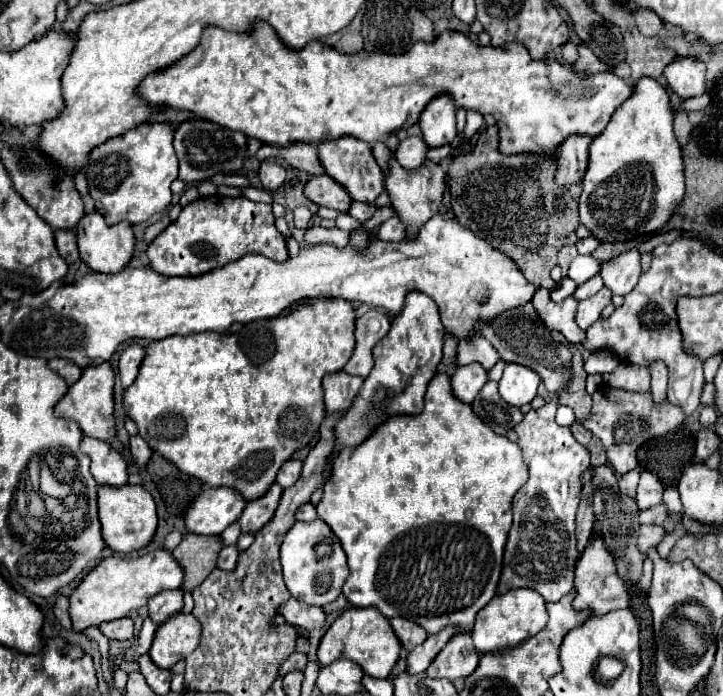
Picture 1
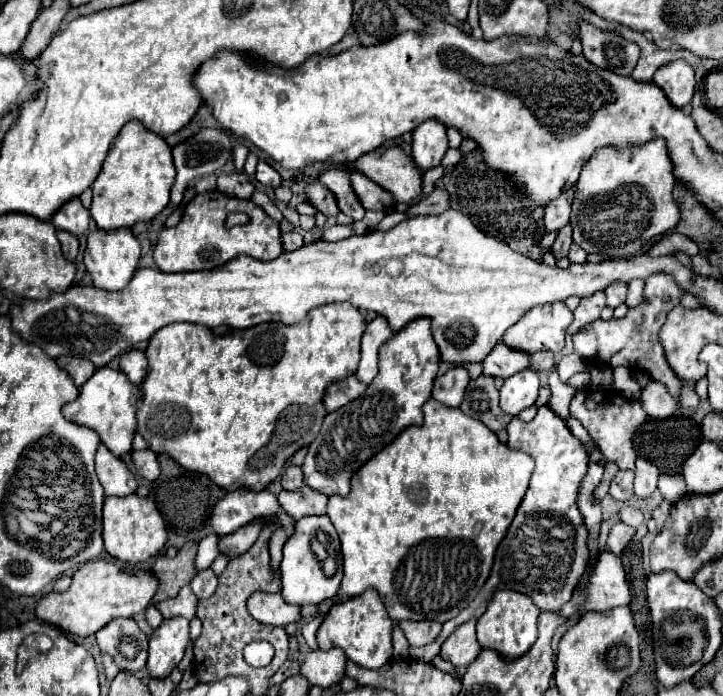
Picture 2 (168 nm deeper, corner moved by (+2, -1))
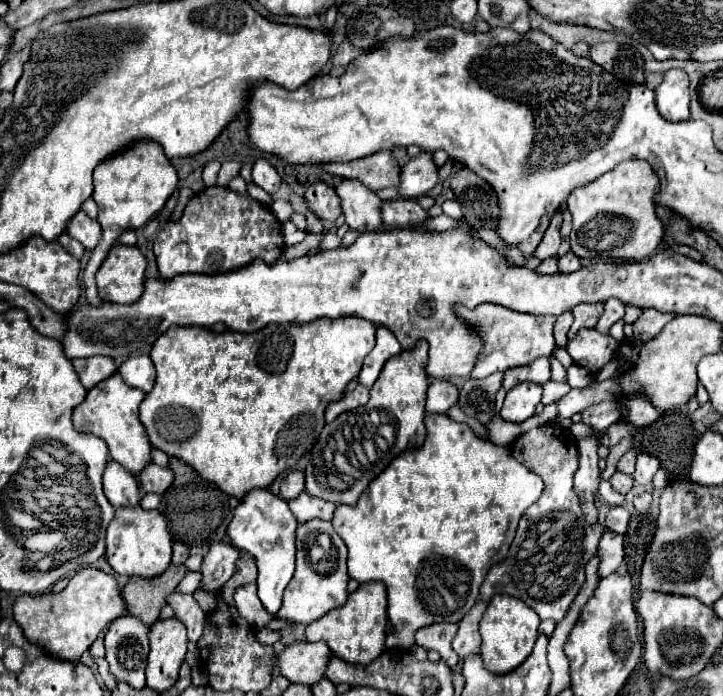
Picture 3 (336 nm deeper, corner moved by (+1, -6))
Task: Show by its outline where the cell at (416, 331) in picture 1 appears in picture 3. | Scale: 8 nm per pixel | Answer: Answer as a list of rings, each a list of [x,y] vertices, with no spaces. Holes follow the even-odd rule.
[[[420,343],[414,351],[402,351],[402,355],[388,359],[372,385],[368,403],[338,415],[334,423],[322,429],[304,471],[308,495],[336,505],[356,505],[360,493],[394,457],[404,451],[414,451],[424,443],[424,403],[428,389],[428,375],[424,371],[426,357],[428,345]]]

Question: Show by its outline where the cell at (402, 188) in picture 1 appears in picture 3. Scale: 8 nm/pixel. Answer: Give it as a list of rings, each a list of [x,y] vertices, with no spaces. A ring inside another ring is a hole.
[[[378,151],[374,155],[356,159],[352,163],[344,163],[344,165],[334,163],[322,169],[344,179],[350,179],[350,177],[358,179],[372,191],[378,191],[384,187],[398,187],[400,183],[400,165],[392,157],[392,151]]]

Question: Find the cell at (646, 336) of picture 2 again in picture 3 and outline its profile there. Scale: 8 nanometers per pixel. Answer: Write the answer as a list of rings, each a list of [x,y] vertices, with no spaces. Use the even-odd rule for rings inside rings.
[[[580,329],[572,341],[568,341],[566,351],[572,361],[590,373],[598,373],[610,359],[616,357],[620,343],[610,335],[600,335],[594,329]]]

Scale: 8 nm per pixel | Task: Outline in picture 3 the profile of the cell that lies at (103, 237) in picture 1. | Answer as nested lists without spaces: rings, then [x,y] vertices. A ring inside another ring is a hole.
[[[114,245],[96,273],[100,299],[106,303],[134,303],[140,299],[146,265],[138,247]]]

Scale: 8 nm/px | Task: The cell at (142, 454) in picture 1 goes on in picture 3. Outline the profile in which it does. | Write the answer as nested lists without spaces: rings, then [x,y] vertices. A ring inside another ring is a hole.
[[[150,463],[150,465],[140,473],[140,483],[142,483],[144,493],[164,495],[166,489],[172,485],[172,481],[174,481],[172,469],[164,469],[164,467],[158,467],[158,465],[154,465],[154,463]]]

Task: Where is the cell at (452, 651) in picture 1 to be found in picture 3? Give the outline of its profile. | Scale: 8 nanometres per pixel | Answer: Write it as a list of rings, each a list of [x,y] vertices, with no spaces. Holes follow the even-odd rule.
[[[478,601],[472,611],[468,611],[468,615],[464,615],[464,619],[458,623],[458,635],[454,637],[454,651],[460,655],[460,659],[466,659],[472,653],[480,651],[480,633],[478,633],[478,623],[486,611],[488,603],[486,601]]]

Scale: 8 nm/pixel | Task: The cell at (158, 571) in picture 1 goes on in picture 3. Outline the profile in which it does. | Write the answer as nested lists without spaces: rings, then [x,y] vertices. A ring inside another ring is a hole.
[[[92,567],[78,571],[60,593],[22,595],[14,603],[14,621],[22,627],[24,637],[42,647],[46,655],[56,655],[56,659],[68,661],[78,661],[80,655],[96,641],[100,631],[126,613],[126,603],[120,595],[116,579]]]

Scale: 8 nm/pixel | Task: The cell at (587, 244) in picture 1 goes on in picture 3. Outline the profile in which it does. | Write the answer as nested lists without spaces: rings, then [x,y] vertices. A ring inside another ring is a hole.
[[[570,251],[566,255],[558,255],[558,273],[574,273],[580,269],[580,259]]]

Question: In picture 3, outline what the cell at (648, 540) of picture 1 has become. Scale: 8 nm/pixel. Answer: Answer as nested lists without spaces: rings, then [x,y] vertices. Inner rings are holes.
[[[604,531],[600,545],[600,575],[606,577],[610,573],[616,573],[616,569],[622,565],[624,561],[624,539],[618,533],[612,531]]]

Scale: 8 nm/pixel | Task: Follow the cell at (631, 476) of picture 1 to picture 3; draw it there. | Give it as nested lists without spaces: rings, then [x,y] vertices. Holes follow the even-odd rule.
[[[614,473],[612,477],[610,477],[610,483],[612,483],[612,487],[614,487],[614,491],[618,491],[618,493],[628,493],[630,489],[632,489],[632,483],[634,483],[634,479],[632,477],[628,477],[628,475],[622,475],[622,473]]]

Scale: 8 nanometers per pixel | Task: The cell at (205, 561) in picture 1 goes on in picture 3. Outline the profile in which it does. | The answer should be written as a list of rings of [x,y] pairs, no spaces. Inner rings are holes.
[[[170,565],[166,573],[154,579],[130,577],[122,589],[122,597],[130,615],[140,617],[148,627],[158,619],[160,609],[166,605],[166,597],[176,591],[176,585],[188,573],[184,565]]]

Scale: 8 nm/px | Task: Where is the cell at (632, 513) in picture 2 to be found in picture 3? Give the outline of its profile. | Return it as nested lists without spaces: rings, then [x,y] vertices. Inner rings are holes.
[[[610,507],[608,515],[606,515],[606,527],[614,533],[626,533],[630,521],[630,513],[624,507]]]

